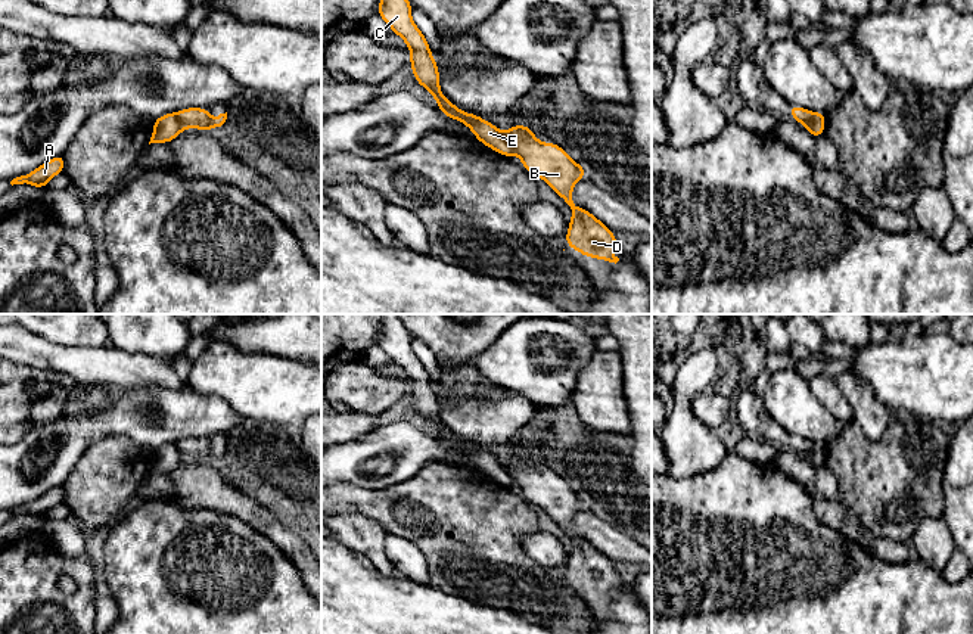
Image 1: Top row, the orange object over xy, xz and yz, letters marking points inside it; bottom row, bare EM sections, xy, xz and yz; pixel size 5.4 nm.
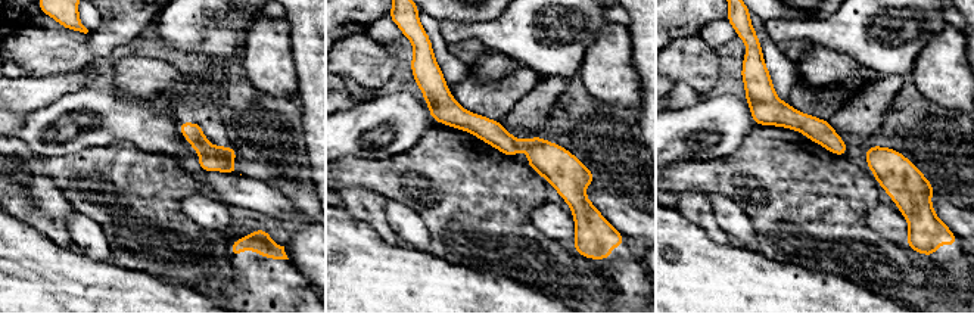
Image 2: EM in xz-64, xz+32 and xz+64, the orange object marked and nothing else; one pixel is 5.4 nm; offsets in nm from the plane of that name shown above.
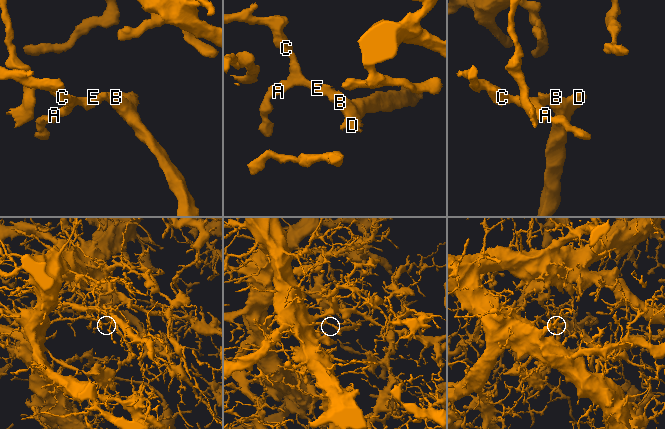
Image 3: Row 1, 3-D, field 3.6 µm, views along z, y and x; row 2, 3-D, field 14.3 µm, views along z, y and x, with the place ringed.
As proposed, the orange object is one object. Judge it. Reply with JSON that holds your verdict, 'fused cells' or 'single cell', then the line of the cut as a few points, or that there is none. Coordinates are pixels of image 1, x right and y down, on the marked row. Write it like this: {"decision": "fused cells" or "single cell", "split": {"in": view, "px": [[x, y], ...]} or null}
{"decision": "fused cells", "split": {"in": "xz", "px": [[503, 134], [516, 152]]}}

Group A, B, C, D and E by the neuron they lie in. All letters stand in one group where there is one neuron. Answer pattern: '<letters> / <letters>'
A C E / B D

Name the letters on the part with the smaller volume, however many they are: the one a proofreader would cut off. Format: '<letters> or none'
B, D

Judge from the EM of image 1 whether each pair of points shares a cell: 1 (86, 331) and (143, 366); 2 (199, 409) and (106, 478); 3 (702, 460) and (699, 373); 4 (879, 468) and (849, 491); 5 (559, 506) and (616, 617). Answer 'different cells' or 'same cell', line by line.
1: different cells
2: different cells
3: same cell
4: same cell
5: same cell

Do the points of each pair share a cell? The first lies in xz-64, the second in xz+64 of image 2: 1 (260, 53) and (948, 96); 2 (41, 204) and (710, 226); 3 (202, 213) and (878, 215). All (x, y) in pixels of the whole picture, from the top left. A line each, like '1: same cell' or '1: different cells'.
1: same cell
2: same cell
3: same cell

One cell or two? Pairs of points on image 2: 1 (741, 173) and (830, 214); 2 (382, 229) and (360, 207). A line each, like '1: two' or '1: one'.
1: one
2: one

